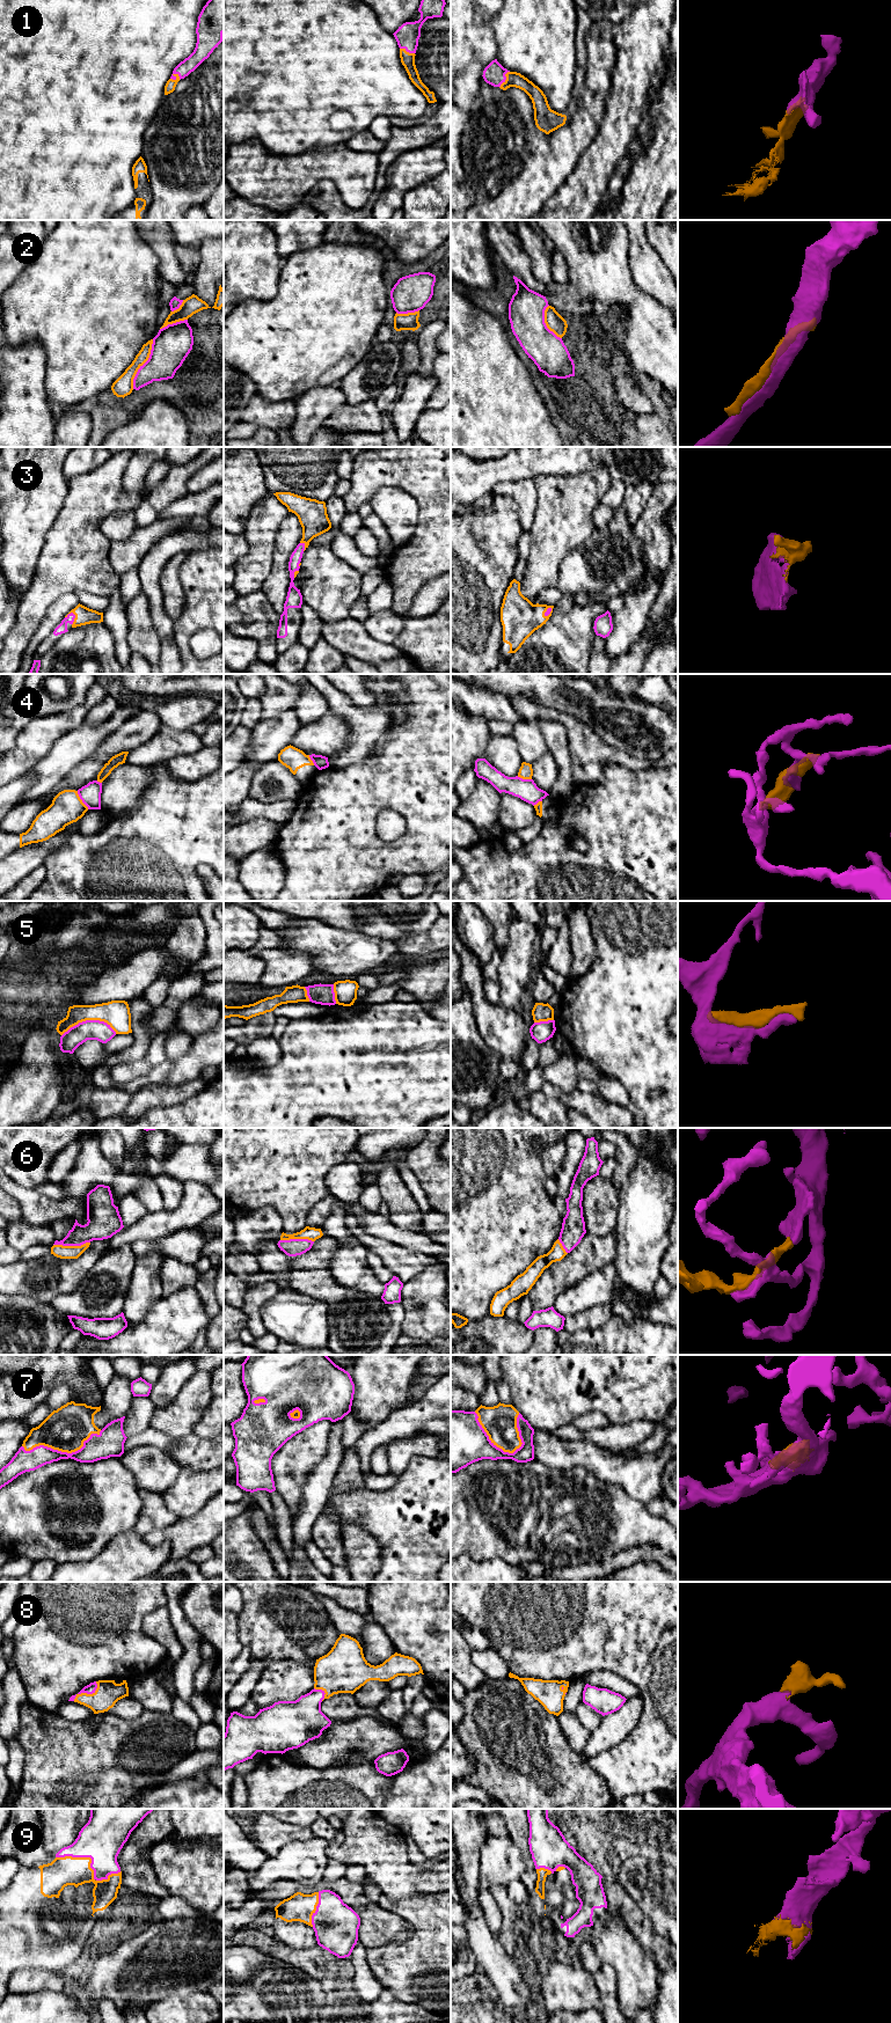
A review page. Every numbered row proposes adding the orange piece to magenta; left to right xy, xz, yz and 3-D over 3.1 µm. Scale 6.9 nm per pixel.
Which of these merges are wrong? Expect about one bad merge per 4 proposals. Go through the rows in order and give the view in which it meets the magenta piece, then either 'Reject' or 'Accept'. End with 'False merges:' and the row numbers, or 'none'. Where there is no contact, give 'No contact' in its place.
1: Touches magenta in xy. Accept
2: Touches magenta in xy. Accept
3: Touches magenta in xy. Accept
4: Touches magenta in xy. Reject
5: Touches magenta in xy. Reject
6: Touches magenta in xy. Accept
7: Touches magenta in yz. Accept
8: Touches magenta in xy. Accept
9: Touches magenta in xy. Accept
False merges: 4, 5

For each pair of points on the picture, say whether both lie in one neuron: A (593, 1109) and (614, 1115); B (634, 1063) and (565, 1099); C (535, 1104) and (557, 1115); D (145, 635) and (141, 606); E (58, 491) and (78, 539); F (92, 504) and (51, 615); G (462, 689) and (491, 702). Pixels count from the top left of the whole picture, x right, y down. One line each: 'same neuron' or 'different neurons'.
A: same neuron
B: different neurons
C: same neuron
D: same neuron
E: different neurons
F: different neurons
G: same neuron

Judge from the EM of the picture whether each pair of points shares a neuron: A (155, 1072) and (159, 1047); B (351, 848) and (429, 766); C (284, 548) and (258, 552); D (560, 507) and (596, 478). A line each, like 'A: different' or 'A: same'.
A: different
B: same
C: different
D: same

